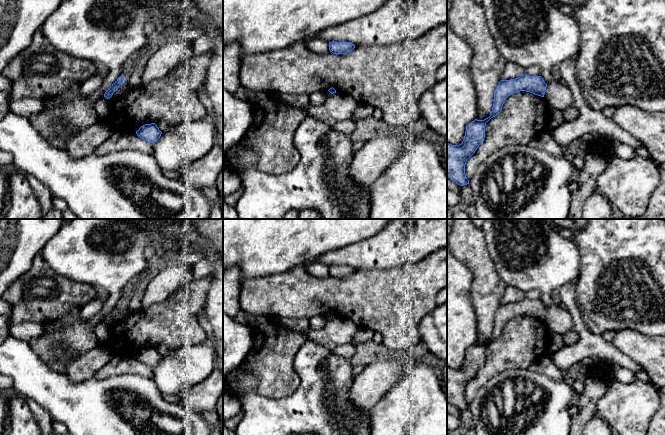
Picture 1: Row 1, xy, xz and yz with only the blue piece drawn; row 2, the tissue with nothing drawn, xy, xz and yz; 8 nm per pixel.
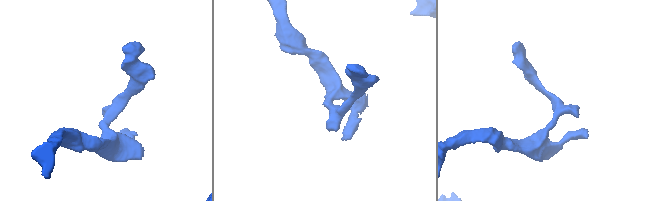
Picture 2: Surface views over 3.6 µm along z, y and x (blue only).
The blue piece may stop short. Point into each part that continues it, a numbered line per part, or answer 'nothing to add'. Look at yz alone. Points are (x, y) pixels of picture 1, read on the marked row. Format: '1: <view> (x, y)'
nothing to add

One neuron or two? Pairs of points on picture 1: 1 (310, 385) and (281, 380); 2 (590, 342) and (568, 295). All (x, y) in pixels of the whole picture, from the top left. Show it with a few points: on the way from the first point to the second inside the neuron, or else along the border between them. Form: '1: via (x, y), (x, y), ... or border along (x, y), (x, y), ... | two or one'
1: border along (292, 361), (299, 385), (282, 398) | two
2: via (582, 330), (572, 307) | one

